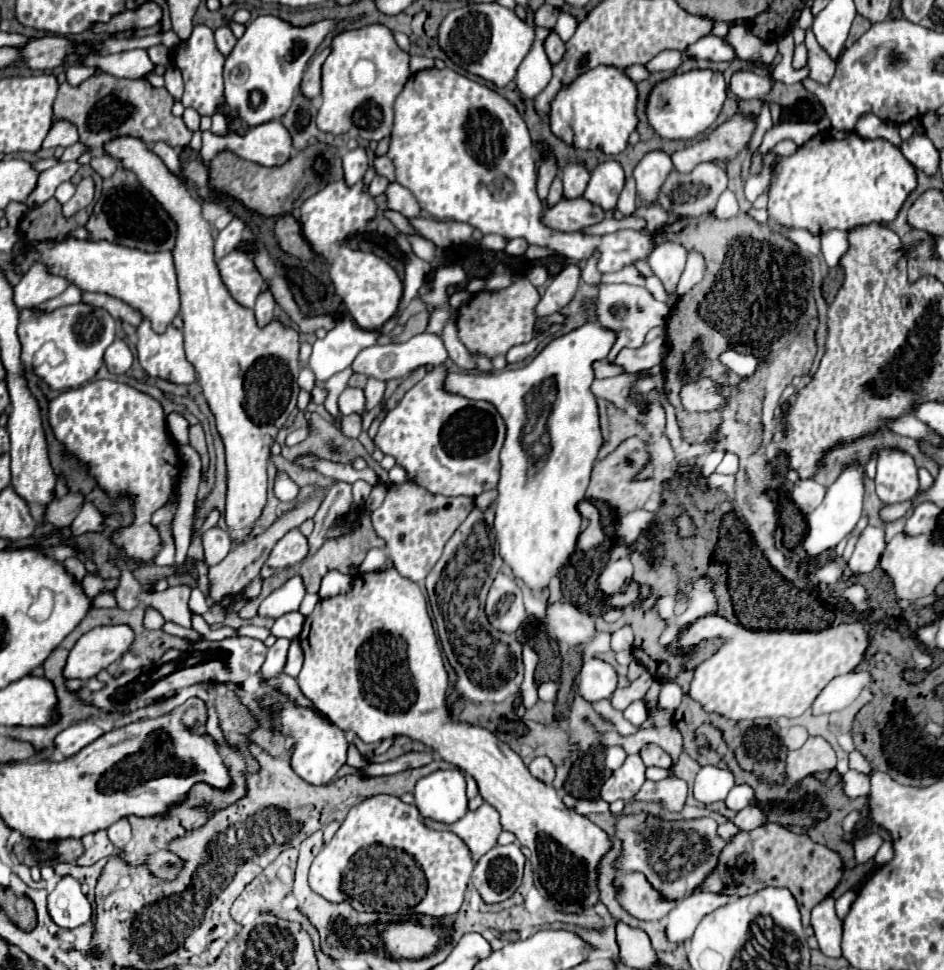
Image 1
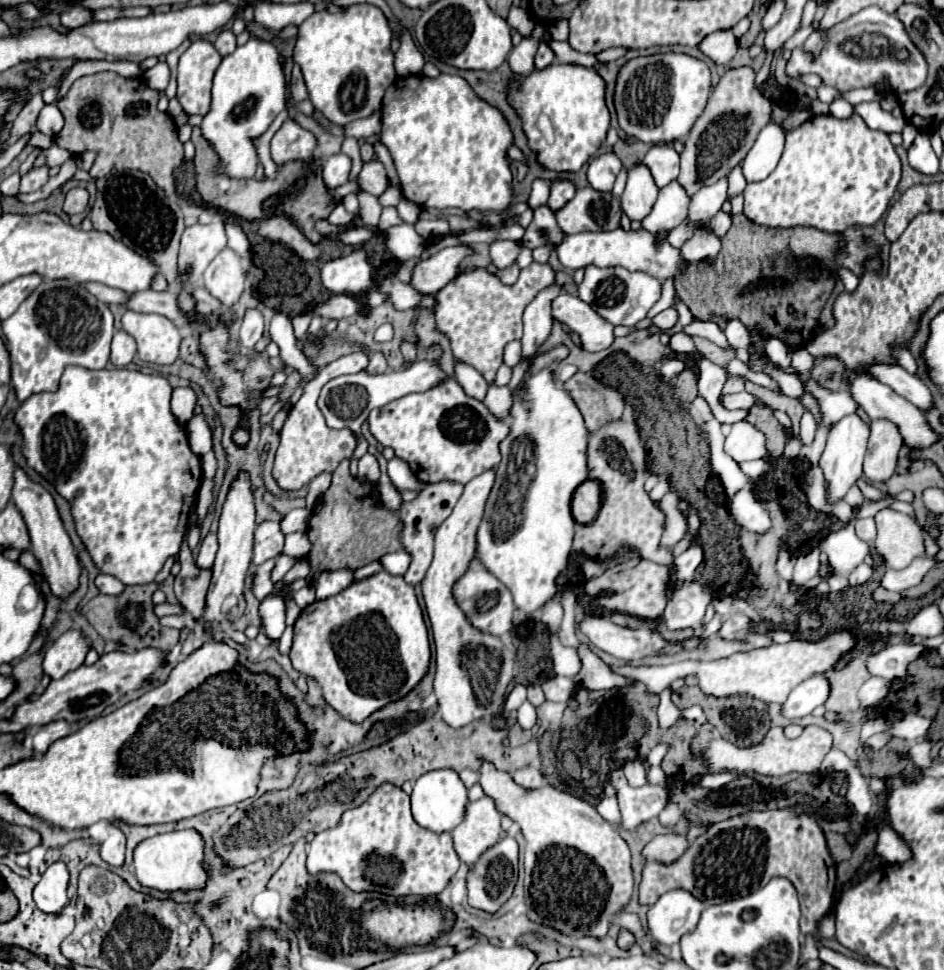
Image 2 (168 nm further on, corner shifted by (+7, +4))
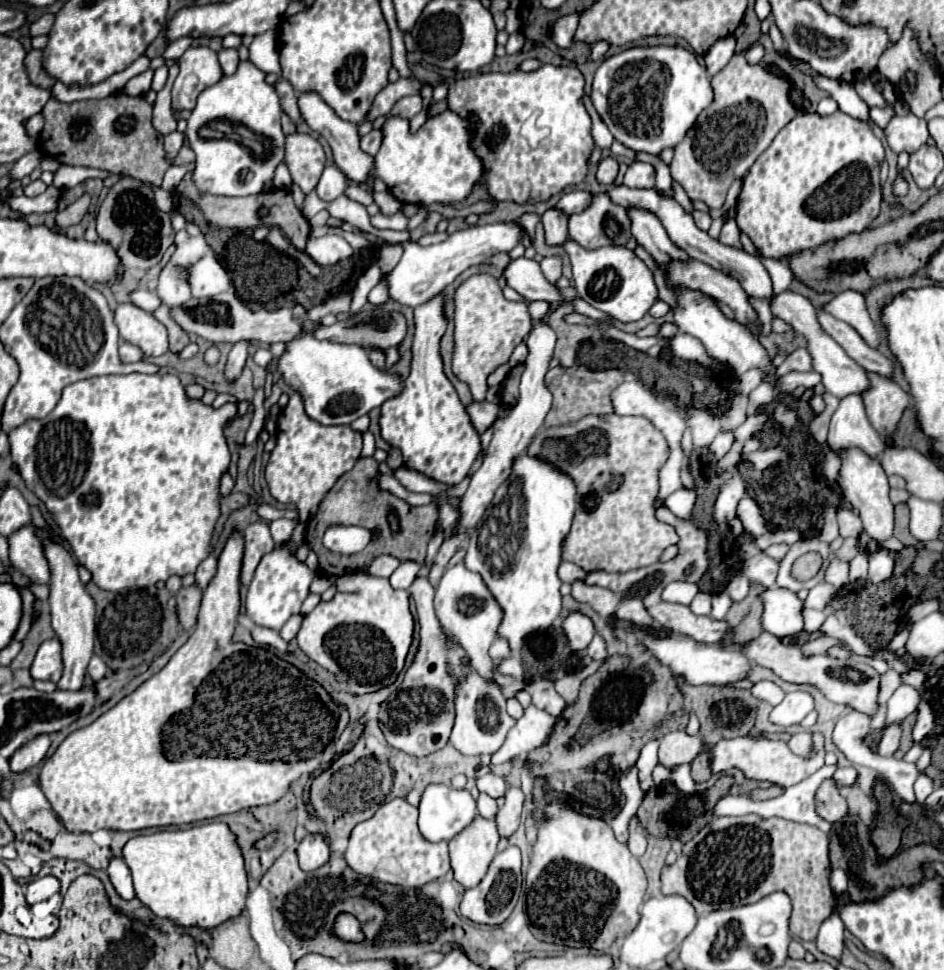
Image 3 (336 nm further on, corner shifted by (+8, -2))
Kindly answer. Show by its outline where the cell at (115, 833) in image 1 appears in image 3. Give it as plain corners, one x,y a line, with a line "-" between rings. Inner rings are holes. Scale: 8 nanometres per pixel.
112,857
106,871
108,871
110,881
112,881
112,885
116,887
116,891
118,891
120,897
130,899
130,897
136,895
136,893
134,893
134,887
132,887
130,869
128,869
128,865
126,865
120,857

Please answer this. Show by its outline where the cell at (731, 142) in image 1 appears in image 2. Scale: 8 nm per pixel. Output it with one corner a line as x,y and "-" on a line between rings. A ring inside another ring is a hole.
653,145
641,159
641,165
651,171
657,187
667,185
679,175
679,155
669,145

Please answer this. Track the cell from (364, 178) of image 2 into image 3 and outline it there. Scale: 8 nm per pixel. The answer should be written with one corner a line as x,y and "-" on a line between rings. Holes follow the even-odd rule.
302,93
298,97
298,105
300,105
300,113
306,119
306,123
310,125
310,129
314,129
320,135
324,135
324,139
330,143
330,147
334,151
334,161
342,169
342,173
350,181
354,181
358,185
364,185
374,175
374,157
368,155
368,153
364,153
360,149
360,139
358,139
356,125
348,123
348,121
342,121
340,117
336,117
336,113
316,93

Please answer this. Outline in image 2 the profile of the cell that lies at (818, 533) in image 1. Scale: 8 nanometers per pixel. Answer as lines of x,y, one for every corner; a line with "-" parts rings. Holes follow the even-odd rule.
847,415
843,417
829,433
827,437
827,447
819,459
819,467
825,473
825,479
829,481
829,491
827,491
827,501
835,503
841,501
843,495
855,485
857,477
861,475
861,465
863,465
863,455
867,449
867,439
869,439
869,425
857,415

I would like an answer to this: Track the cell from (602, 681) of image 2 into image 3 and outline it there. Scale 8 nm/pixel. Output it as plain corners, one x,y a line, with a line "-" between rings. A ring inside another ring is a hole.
574,611
564,619
562,627
564,627
564,633
568,637
570,653
584,653
594,637
592,621
586,615

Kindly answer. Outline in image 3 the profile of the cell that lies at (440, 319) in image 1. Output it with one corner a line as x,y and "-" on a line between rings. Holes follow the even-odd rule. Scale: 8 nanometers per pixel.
380,279
378,281
378,285
370,291
370,295
368,295
368,301
372,303
372,305
384,305
384,303
388,303
390,301
390,295
388,295
388,283
386,283
386,279

